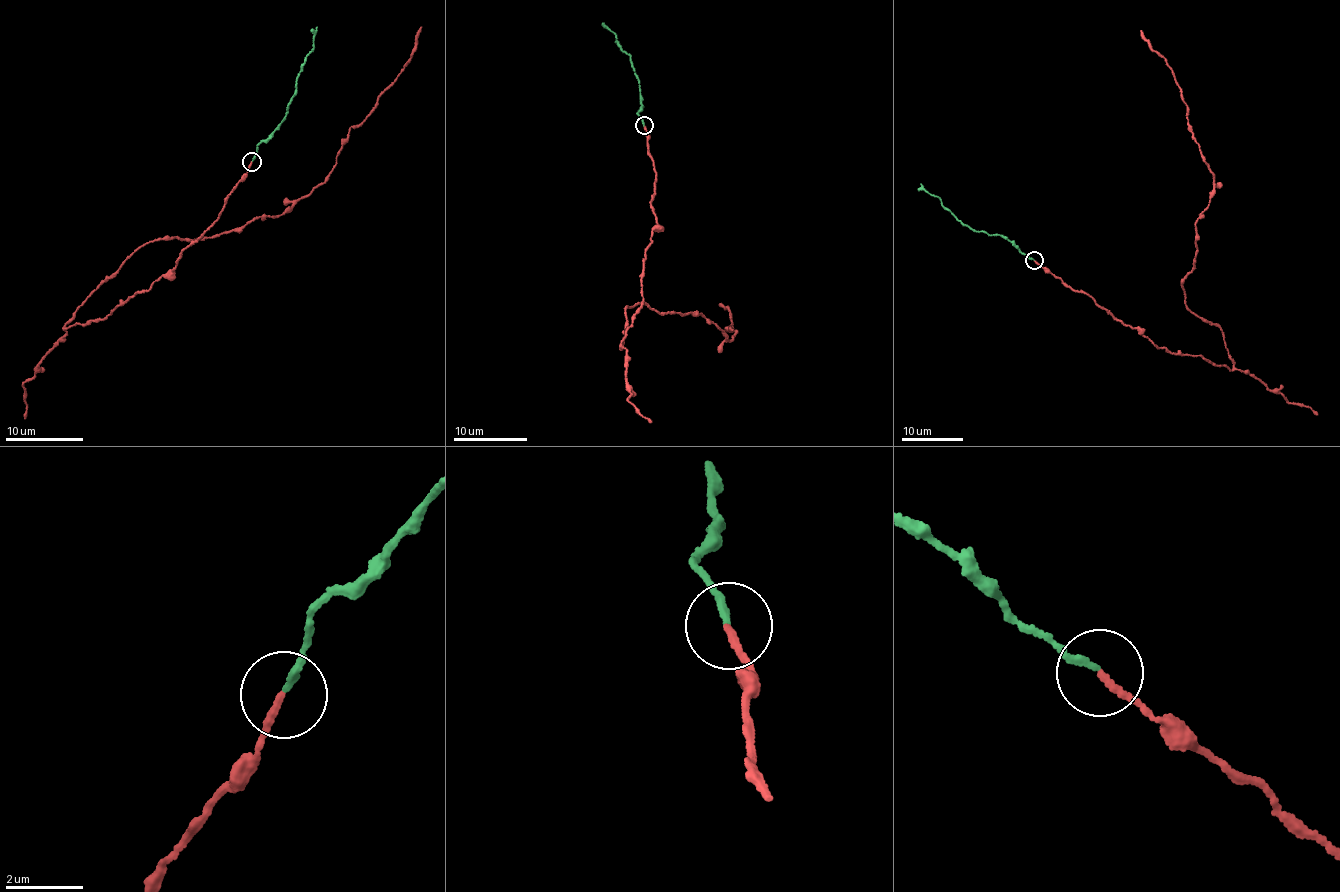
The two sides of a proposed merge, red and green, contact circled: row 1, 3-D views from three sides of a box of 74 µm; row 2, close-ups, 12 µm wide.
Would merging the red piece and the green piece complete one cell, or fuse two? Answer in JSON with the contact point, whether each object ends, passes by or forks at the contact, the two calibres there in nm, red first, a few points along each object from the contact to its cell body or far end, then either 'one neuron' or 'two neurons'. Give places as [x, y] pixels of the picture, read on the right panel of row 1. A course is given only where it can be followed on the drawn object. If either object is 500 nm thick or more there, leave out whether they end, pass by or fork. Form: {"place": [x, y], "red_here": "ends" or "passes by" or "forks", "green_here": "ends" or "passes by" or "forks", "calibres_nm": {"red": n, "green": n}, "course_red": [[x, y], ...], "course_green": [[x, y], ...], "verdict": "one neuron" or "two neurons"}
{"place": [1034, 260], "red_here": "ends", "green_here": "ends", "calibres_nm": {"red": 160, "green": 180}, "course_red": [[1034, 260], [1153, 345], [1232, 369], [1219, 327], [1187, 310], [1183, 291], [1215, 185], [1182, 92], [1140, 29]], "course_green": [[1034, 260], [1001, 235], [964, 225], [939, 197], [918, 188]], "verdict": "two neurons"}

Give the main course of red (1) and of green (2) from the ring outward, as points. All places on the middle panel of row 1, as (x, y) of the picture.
1: (643, 126), (656, 226), (619, 346), (625, 307), (645, 304), (701, 314), (727, 340), (720, 304)
2: (643, 126), (638, 113), (639, 79), (631, 67), (631, 55), (620, 48), (615, 32), (601, 24)

